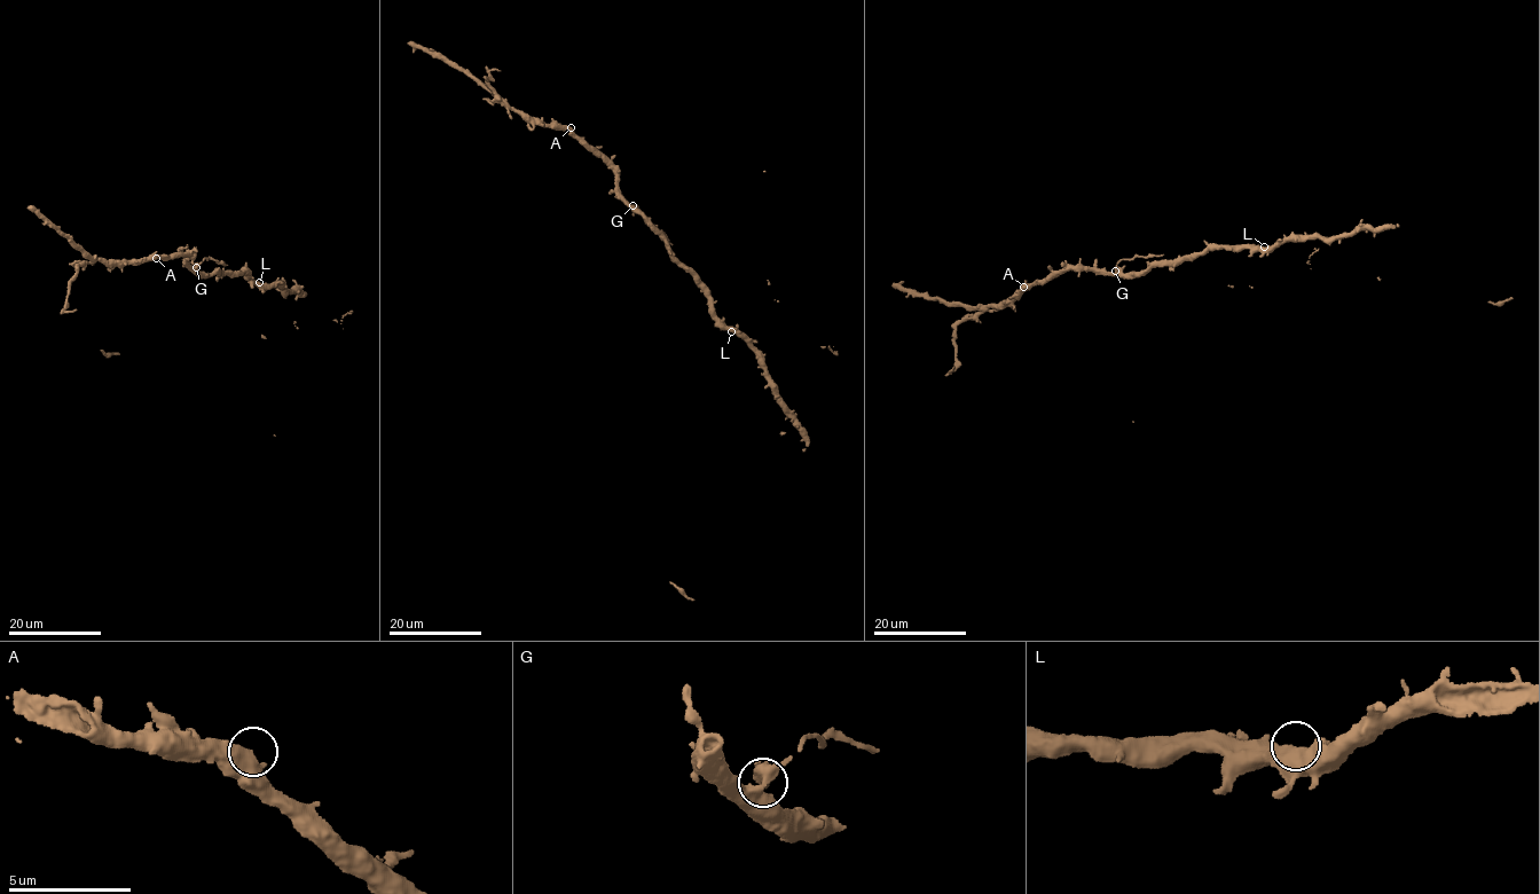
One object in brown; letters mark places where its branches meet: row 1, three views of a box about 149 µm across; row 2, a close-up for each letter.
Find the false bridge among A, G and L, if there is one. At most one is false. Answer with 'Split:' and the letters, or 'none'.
Split: G

